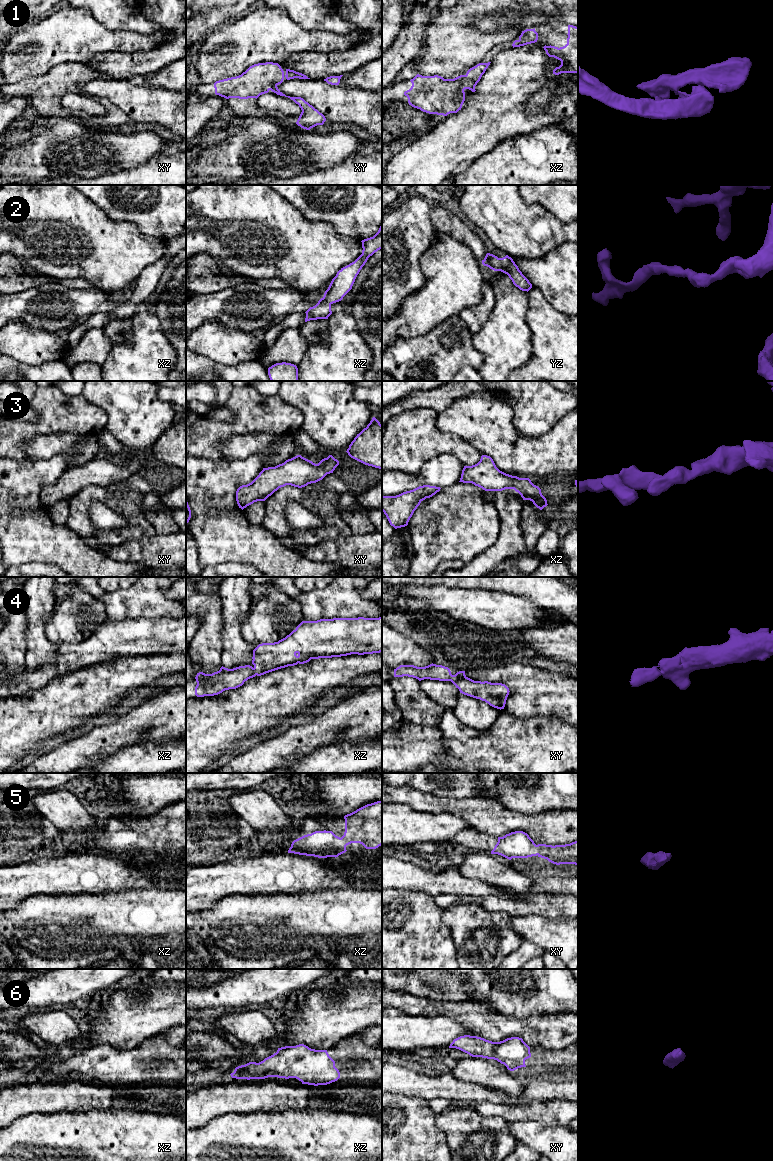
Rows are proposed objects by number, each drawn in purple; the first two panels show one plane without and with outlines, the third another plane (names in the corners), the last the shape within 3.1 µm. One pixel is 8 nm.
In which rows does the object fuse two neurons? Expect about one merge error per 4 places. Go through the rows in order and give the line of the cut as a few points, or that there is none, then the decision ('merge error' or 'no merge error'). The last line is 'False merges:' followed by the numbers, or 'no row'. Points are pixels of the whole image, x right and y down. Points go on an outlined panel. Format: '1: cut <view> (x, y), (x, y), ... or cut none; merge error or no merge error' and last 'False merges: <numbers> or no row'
1: cut none; no merge error
2: cut none; no merge error
3: cut none; no merge error
4: cut none; no merge error
5: cut none; no merge error
6: cut none; no merge error
False merges: no row

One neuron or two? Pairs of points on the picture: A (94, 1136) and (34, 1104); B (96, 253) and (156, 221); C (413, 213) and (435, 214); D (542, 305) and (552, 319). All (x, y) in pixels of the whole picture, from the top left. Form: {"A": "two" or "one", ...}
{"A": "two", "B": "two", "C": "two", "D": "one"}

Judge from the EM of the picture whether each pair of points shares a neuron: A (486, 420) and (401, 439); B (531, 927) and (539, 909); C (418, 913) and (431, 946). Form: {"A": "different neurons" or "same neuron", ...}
{"A": "different neurons", "B": "different neurons", "C": "same neuron"}

